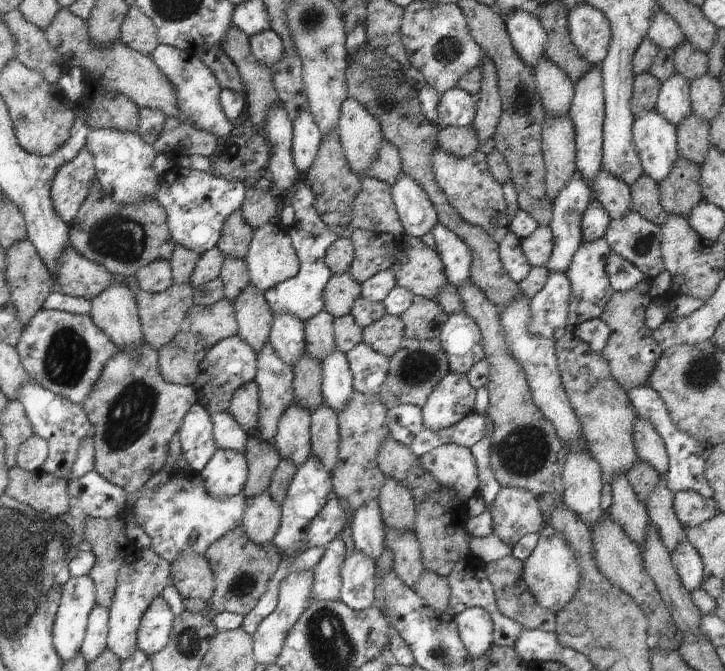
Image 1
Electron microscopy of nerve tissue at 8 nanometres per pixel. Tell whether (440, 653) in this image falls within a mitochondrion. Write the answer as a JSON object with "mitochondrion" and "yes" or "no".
{"mitochondrion":"yes"}

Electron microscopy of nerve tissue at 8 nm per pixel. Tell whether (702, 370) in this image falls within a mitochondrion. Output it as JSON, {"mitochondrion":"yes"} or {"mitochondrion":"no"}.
{"mitochondrion":"yes"}

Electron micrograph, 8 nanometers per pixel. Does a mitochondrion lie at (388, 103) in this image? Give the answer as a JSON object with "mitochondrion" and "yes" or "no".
{"mitochondrion":"yes"}

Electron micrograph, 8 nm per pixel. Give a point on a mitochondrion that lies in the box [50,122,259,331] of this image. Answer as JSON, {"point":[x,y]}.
{"point":[117,237]}

